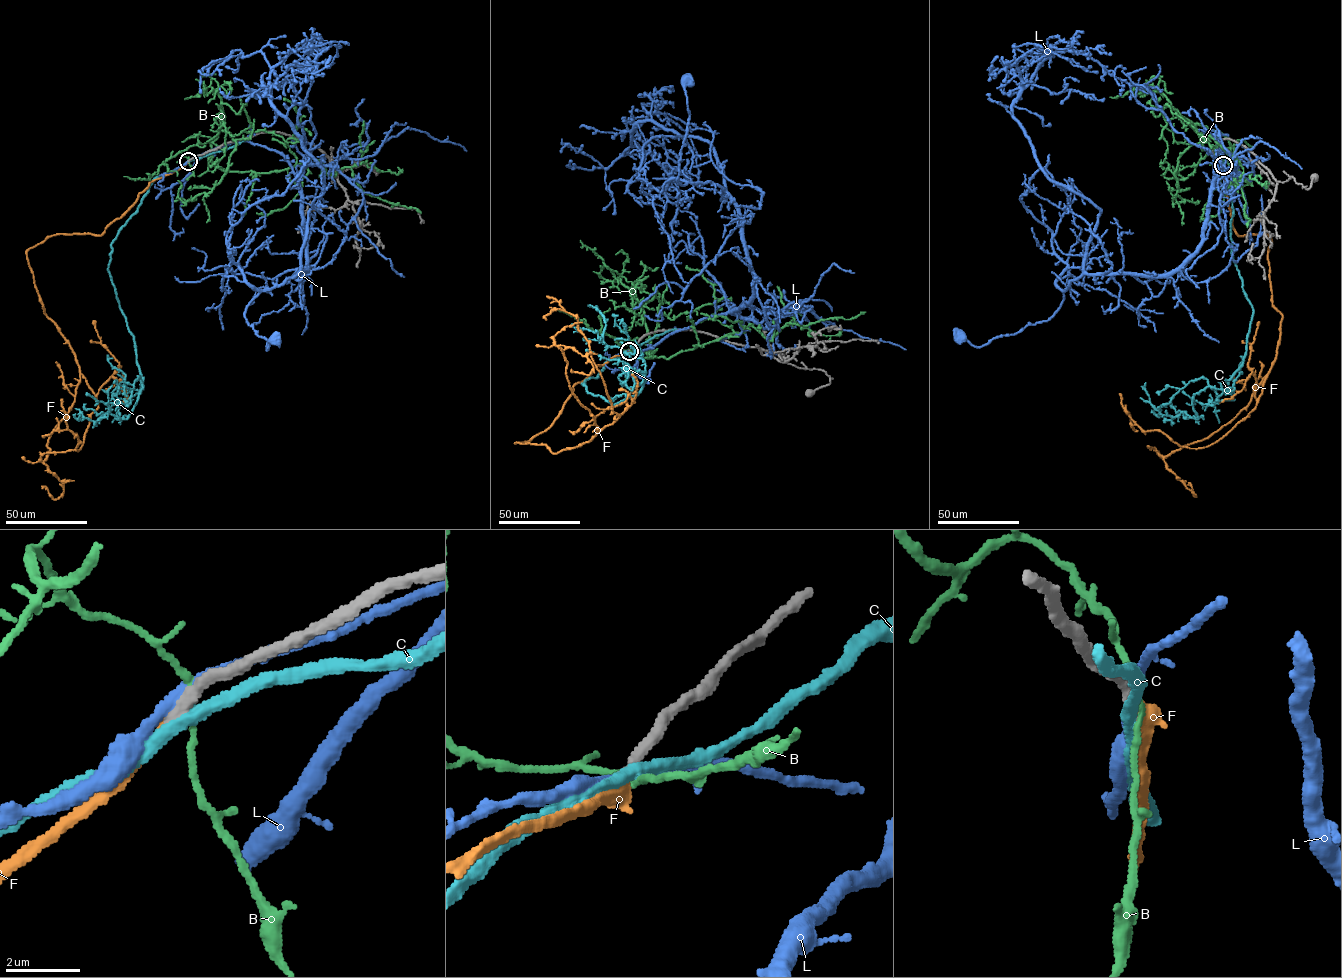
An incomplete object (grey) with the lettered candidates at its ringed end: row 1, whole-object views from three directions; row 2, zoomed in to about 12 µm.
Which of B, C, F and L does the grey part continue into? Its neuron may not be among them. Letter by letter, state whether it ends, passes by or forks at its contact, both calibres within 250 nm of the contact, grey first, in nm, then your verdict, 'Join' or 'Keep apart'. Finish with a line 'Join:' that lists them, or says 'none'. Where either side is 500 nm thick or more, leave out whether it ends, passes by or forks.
B: It passes by. Thickness 400 nm (grey) against 170 nm. Keep apart
C: It passes by. Thickness 360 nm (grey) against 320 nm. Keep apart
F: Thickness 340 nm (grey) against 500 nm. Join
L: It passes by. Thickness 360 nm (grey) against 280 nm. Keep apart
Join: F

